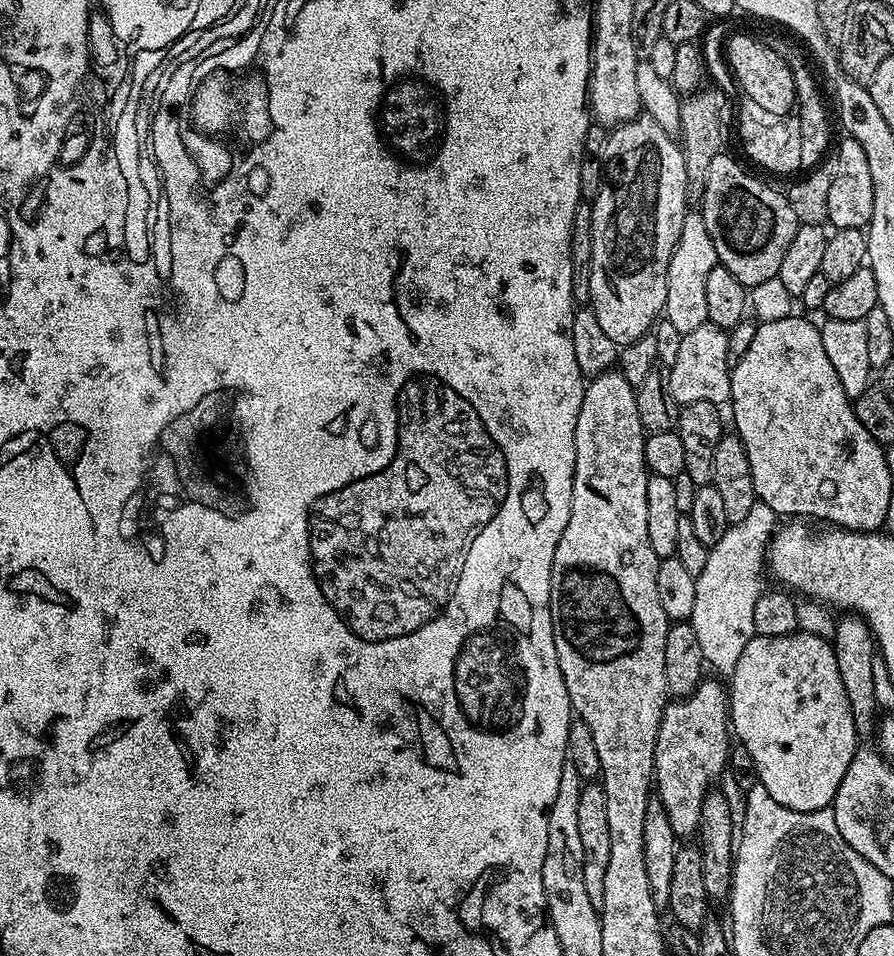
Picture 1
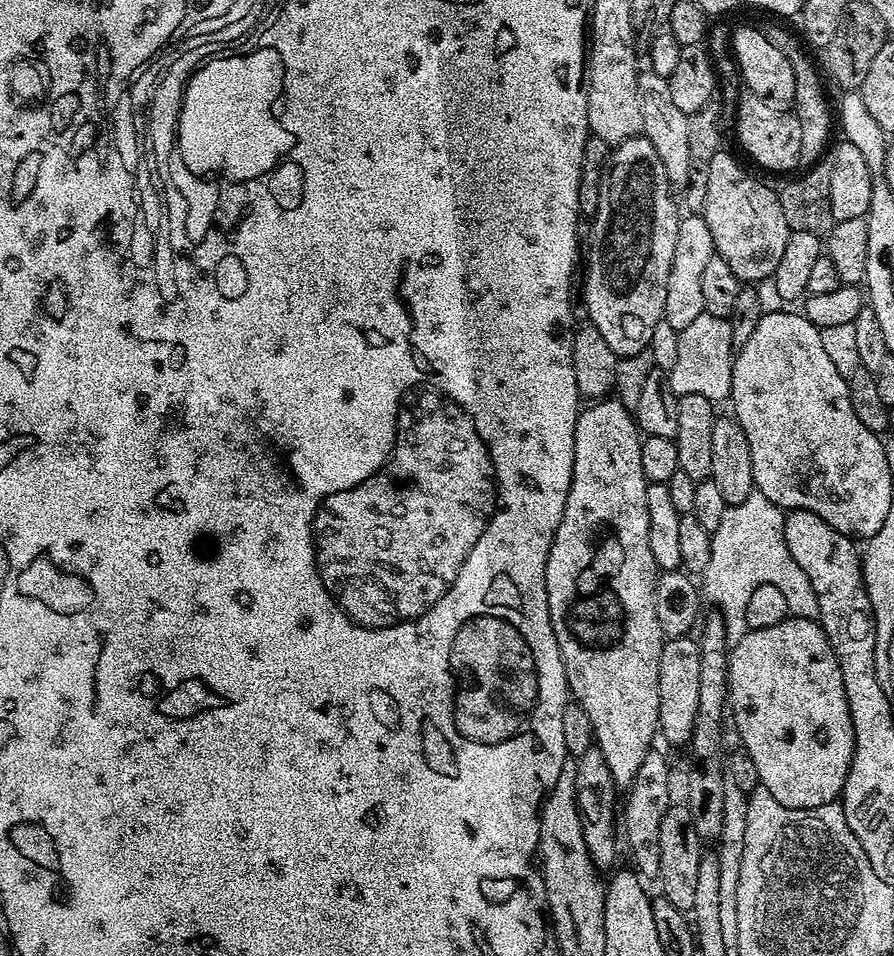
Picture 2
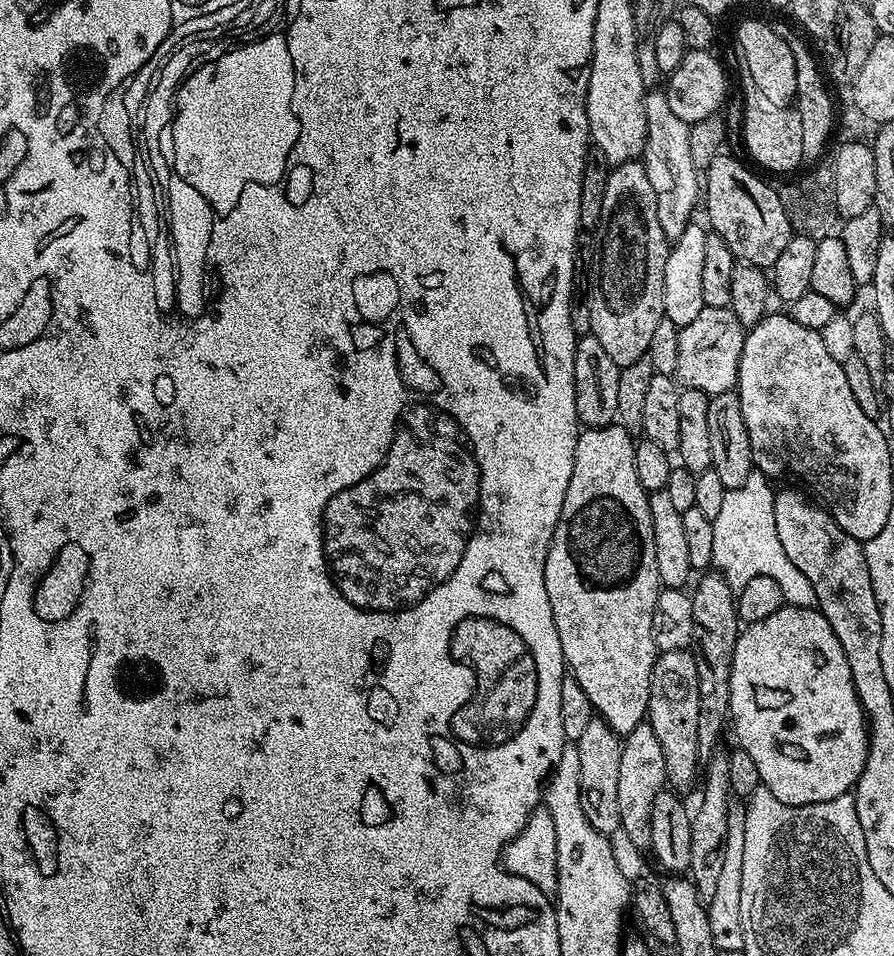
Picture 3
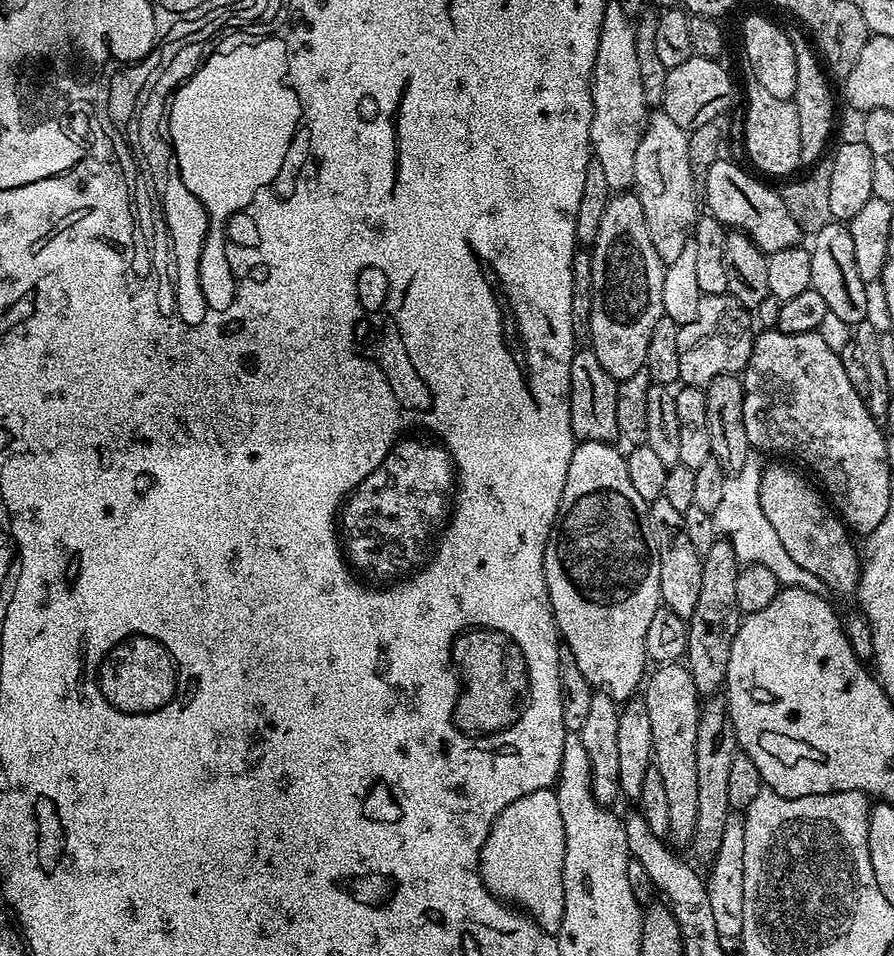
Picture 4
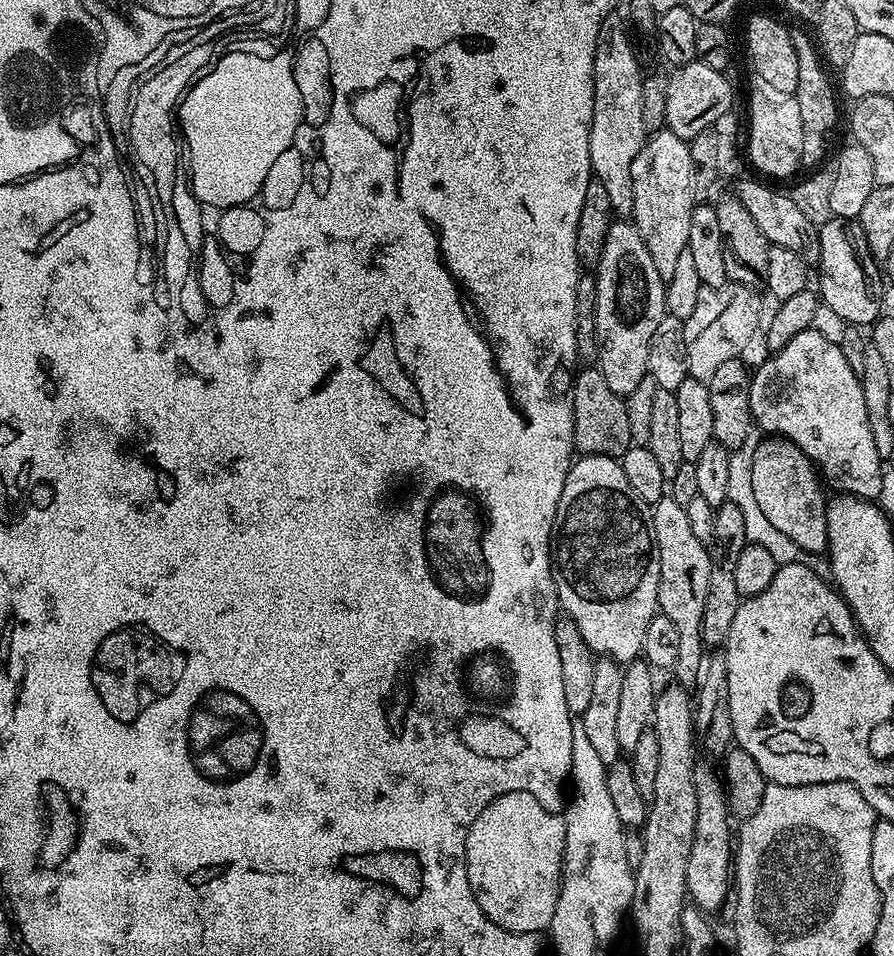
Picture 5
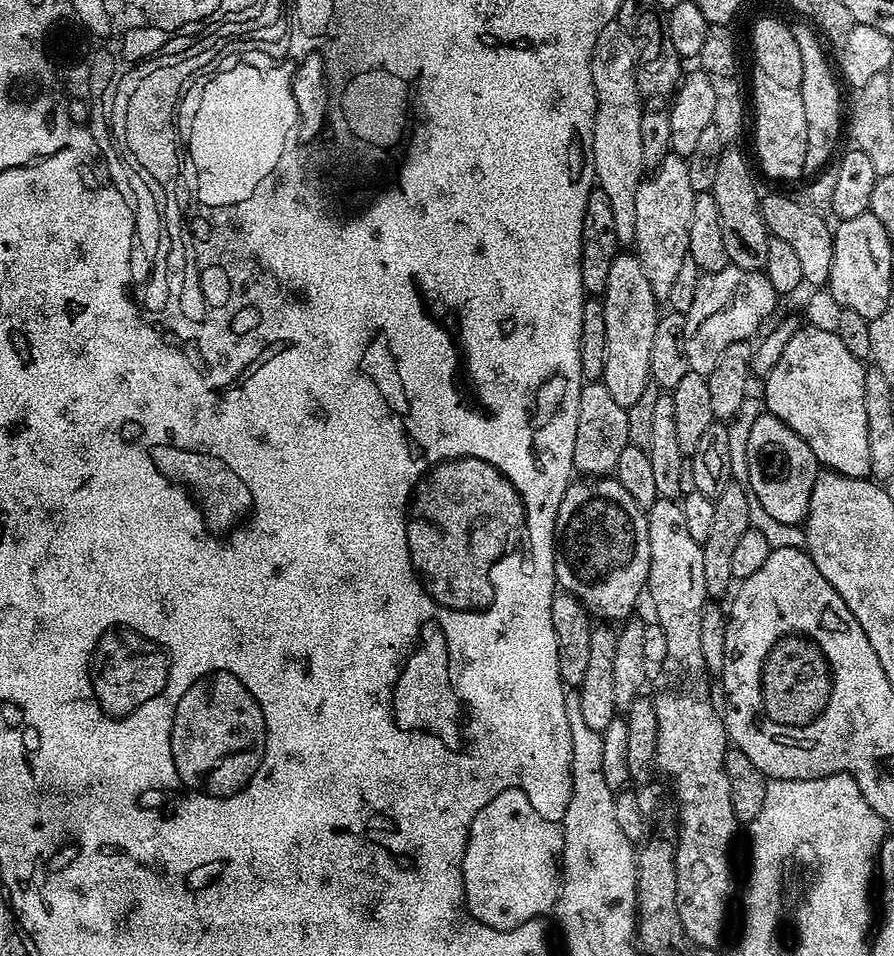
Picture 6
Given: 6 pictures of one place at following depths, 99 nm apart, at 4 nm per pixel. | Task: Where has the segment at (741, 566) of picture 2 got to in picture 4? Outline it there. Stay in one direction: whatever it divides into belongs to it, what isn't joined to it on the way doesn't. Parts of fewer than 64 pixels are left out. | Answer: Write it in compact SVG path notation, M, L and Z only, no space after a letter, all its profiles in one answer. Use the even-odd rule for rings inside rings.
M750 450L742 470L727 475L721 505L713 513L717 533L730 540L741 565L766 566L781 586L802 588L810 590L810 594L824 596L826 589L822 578L814 578L814 574L802 570L802 566L798 566L798 562L794 562L794 558L790 558L790 554L787 554L786 550L783 549L778 534L774 531L774 526L767 521L764 512L762 512L758 490L761 486L761 476L765 467L766 460L763 453Z

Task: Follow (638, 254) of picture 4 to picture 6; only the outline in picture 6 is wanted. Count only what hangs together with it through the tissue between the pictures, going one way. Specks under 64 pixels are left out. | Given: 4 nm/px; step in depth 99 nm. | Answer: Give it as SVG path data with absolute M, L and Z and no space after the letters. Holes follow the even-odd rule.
M618 254L610 266L610 278L606 278L606 290L602 294L605 312L606 350L605 370L602 382L606 390L618 402L629 408L642 398L650 382L650 346L654 343L654 326L658 319L658 302L642 274L640 260L634 254Z

